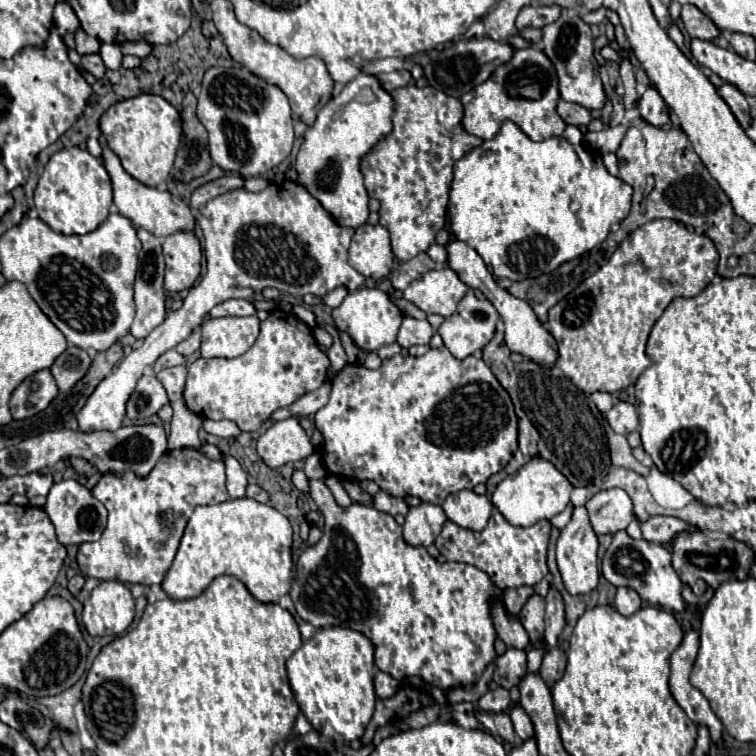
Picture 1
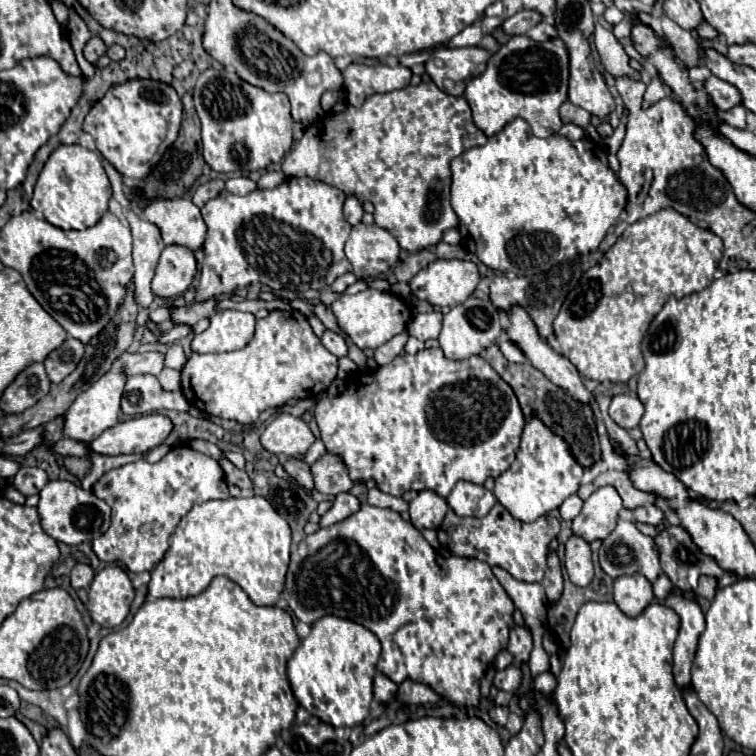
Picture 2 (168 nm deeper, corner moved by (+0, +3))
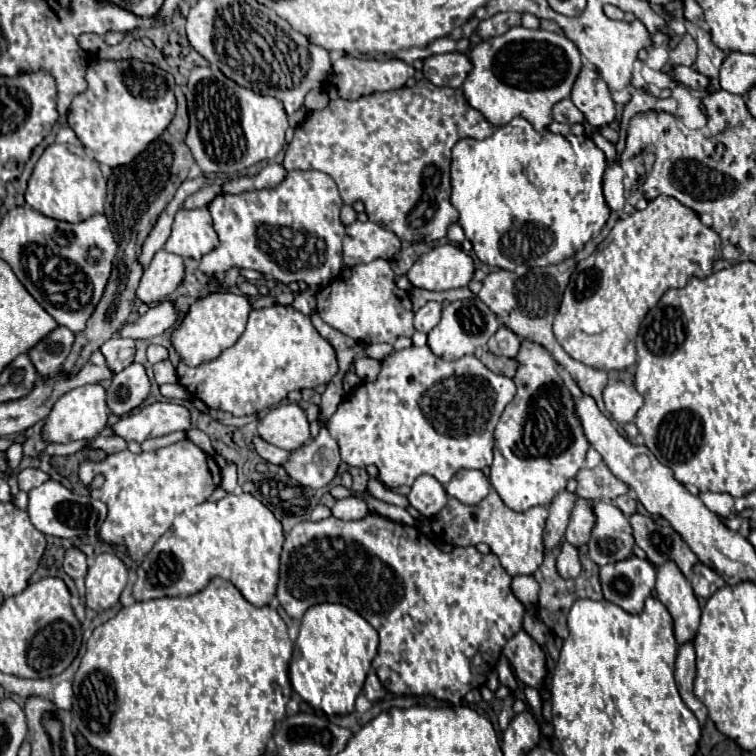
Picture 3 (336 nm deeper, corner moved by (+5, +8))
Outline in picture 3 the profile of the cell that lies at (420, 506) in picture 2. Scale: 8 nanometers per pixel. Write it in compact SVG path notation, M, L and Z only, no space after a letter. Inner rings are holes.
M419 475L411 485L407 499L423 517L433 517L447 503L447 491L435 477Z

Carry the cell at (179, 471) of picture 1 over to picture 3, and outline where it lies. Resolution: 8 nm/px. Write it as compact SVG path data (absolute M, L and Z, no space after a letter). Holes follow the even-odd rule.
M189 439L157 451L143 451L139 455L125 449L107 455L103 461L83 461L79 465L79 479L85 485L91 483L95 475L103 475L105 483L101 489L91 491L91 497L103 501L109 509L99 535L105 543L125 545L133 561L141 561L159 537L173 525L175 515L171 517L171 511L163 509L163 505L195 507L203 503L221 483L221 469L215 459Z

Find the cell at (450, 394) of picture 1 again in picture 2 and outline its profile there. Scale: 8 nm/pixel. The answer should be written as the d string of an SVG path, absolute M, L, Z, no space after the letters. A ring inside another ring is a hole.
M426 348L426 350L422 350L422 352L414 354L414 356L400 354L390 364L378 366L374 372L364 374L364 378L360 378L360 380L354 376L352 380L348 380L346 388L340 394L326 396L326 398L318 400L314 418L318 422L320 436L322 436L322 442L324 442L326 450L330 454L336 454L336 456L342 458L342 462L346 464L352 480L354 482L364 482L364 480L370 480L372 478L372 480L376 480L376 486L382 492L392 494L392 496L402 496L406 490L416 490L416 492L420 492L420 490L432 490L432 492L440 494L442 498L446 498L450 494L450 490L454 488L454 484L460 482L460 480L474 482L474 484L484 484L486 478L498 478L514 462L516 450L520 446L520 434L524 430L524 416L522 416L522 410L518 406L518 400L516 400L512 388L494 372L494 368L482 356L470 356L466 360L450 360L450 358L444 356L444 352L440 348ZM456 386L458 386L458 392L454 392ZM458 394L462 394L464 398L458 400L456 398ZM460 426L466 426L468 428L466 434L460 434L460 430L462 430Z

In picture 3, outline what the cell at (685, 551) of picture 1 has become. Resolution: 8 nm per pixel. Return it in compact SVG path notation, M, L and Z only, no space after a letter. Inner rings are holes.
M641 513L629 515L629 523L633 527L635 543L647 553L649 561L653 561L655 565L663 565L671 559L685 575L689 575L691 567L697 563L697 557L679 537L679 533L675 533L671 527L657 525L649 515Z

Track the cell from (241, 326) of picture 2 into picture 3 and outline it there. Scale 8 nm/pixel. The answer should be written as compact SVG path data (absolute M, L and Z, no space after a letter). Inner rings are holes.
M215 291L205 297L199 297L183 317L181 325L171 333L171 343L183 363L189 367L197 367L221 355L227 347L235 345L235 341L243 335L247 317L251 311L251 303L245 295L235 295L229 291Z

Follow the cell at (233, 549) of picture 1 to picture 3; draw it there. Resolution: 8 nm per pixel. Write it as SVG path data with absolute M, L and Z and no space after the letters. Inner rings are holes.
M231 493L215 503L205 501L193 509L183 511L173 523L173 527L155 543L155 547L141 561L145 577L139 577L137 573L137 581L133 585L133 597L135 601L149 601L149 599L165 597L165 595L167 597L189 597L205 589L213 577L221 577L221 579L231 581L249 603L253 603L255 607L265 607L275 597L277 579L279 579L281 547L283 547L281 523L253 495Z

